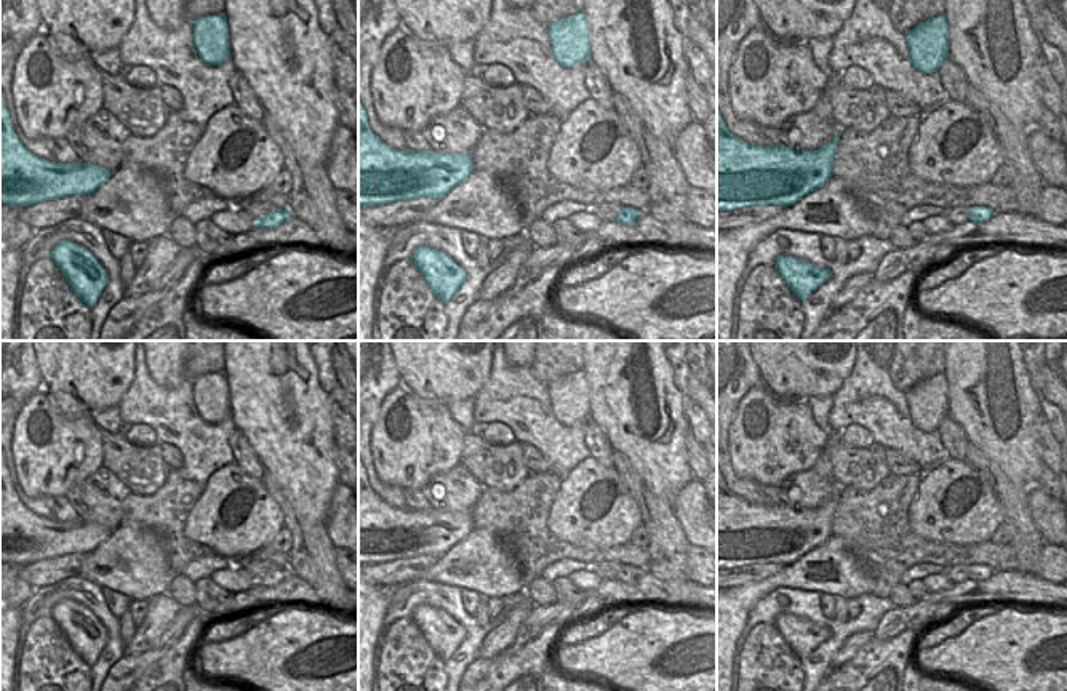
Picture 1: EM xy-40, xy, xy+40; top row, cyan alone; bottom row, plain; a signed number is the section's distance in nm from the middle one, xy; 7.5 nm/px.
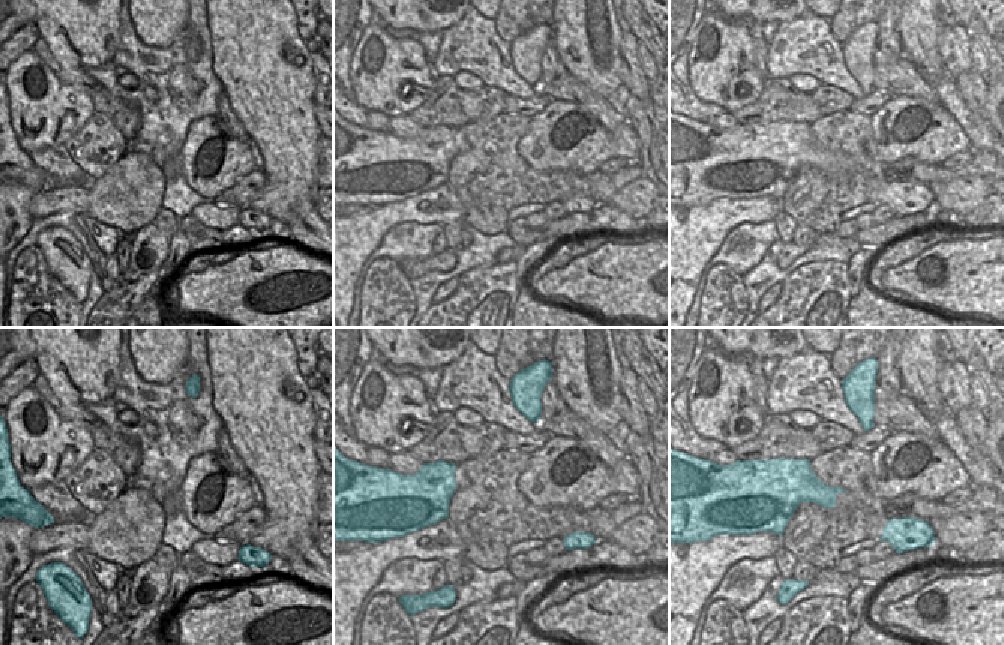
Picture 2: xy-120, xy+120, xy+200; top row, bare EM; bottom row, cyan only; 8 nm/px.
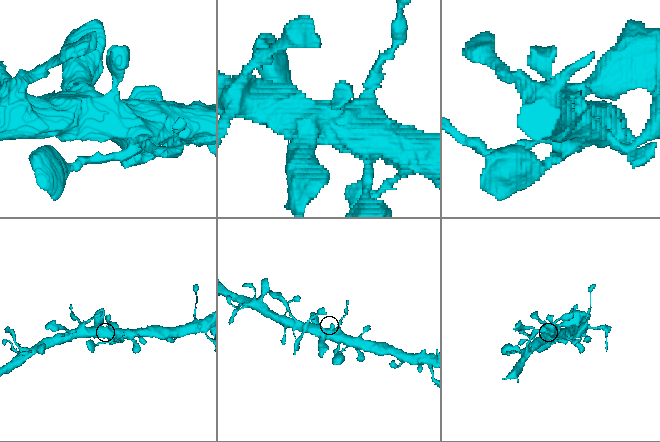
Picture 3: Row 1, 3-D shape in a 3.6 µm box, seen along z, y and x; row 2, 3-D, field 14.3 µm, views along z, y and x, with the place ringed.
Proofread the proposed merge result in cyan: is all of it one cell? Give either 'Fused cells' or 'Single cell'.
Single cell

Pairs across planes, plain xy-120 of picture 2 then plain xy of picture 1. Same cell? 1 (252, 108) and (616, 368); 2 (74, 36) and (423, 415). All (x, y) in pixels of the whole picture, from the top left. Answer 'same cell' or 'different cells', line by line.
1: same cell
2: different cells

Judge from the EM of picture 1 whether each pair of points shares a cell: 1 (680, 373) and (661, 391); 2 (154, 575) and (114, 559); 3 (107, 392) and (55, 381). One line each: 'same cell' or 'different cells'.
1: different cells
2: same cell
3: same cell

